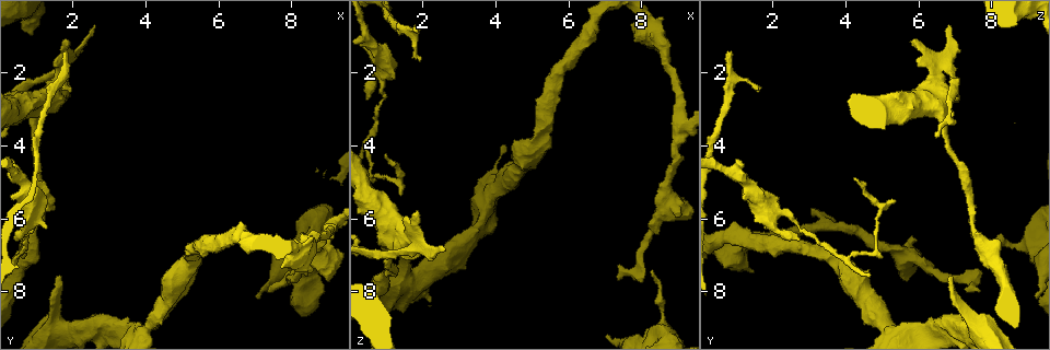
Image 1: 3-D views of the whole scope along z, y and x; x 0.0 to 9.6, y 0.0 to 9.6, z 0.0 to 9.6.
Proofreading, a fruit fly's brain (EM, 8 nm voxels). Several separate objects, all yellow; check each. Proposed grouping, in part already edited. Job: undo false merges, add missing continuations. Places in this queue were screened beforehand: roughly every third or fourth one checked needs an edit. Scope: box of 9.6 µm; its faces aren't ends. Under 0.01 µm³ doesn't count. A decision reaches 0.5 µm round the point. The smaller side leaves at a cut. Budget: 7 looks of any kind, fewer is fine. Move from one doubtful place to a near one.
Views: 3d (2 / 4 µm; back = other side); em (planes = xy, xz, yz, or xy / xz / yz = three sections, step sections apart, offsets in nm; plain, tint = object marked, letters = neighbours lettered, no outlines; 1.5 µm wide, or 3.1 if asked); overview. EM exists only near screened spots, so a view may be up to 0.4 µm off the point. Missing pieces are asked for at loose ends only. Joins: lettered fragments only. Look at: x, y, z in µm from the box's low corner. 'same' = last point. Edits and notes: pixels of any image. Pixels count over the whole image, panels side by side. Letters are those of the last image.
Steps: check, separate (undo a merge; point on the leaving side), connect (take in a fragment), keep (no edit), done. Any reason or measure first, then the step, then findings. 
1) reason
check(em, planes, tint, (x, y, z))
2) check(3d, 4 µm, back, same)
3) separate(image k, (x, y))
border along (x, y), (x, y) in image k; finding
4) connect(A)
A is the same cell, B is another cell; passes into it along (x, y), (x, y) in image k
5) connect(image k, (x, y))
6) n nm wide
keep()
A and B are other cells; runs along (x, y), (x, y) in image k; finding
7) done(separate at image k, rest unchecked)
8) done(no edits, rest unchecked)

abrupt turn
check(3d, 4 µm, (1.40, 5.70, 4.95))

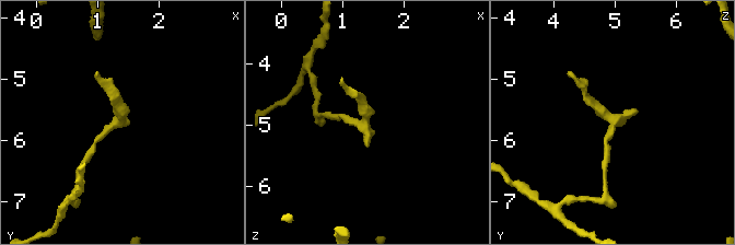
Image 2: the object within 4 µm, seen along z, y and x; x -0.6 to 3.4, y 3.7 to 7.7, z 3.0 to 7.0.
shape alone is not enough
check(em, xy, step 8, letters, (1.40, 5.65, 4.95))

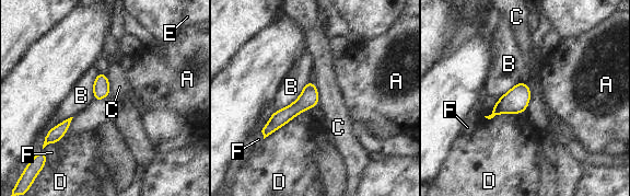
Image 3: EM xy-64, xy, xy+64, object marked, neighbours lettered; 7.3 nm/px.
cut it another way
check(em, planes, letters, same)

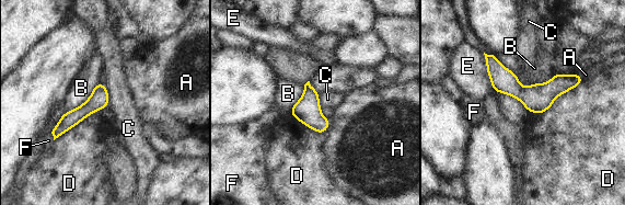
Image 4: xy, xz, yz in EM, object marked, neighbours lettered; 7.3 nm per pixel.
D touches over 420 nm
keep()
A, B, C, D, E and F are other cells; runs along (488, 57), (519, 92), (579, 79) in image 4; continuous, no second neuron

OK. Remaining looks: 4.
an open end
check(3d, 2 µm, (2.60, 0.65, 6.90))

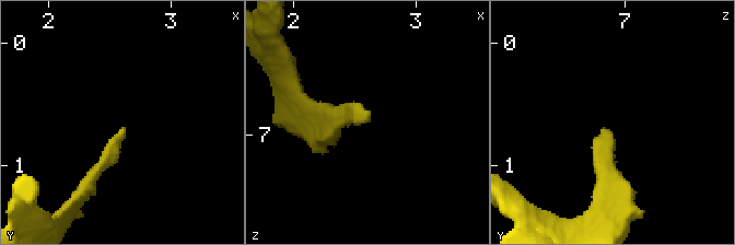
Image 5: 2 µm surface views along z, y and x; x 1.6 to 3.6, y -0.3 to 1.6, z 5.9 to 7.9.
now the EM
check(em, planes, plain, (2.62, 0.72, 6.84))

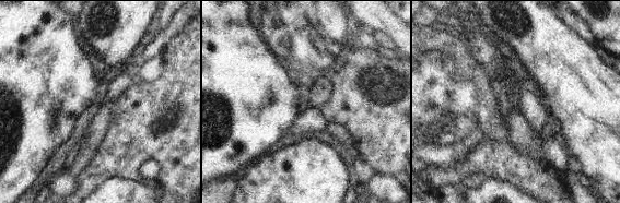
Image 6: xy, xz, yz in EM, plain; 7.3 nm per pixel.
what lies round it
check(em, planes, letters, same)

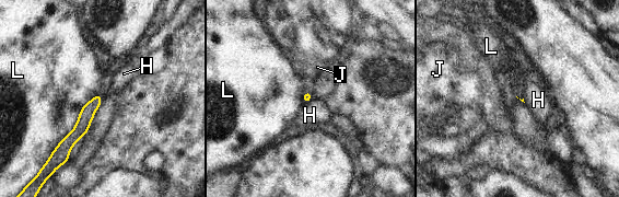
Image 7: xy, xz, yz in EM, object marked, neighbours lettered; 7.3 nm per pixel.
keep()
H, J and L are other cells; border along (312, 100), (304, 104) in image 7; none of them fits

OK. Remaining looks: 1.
done(no edits, rest unchecked)

